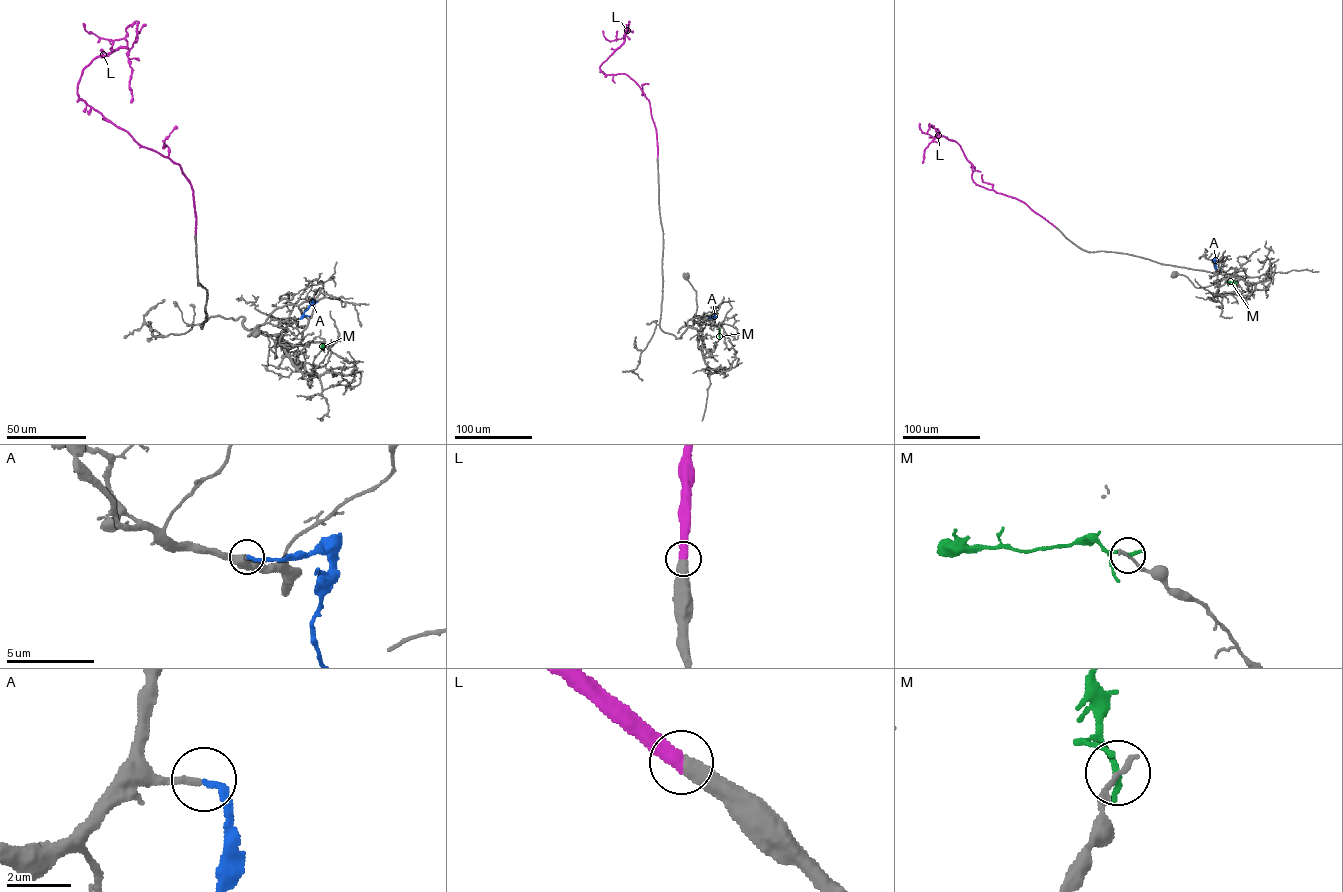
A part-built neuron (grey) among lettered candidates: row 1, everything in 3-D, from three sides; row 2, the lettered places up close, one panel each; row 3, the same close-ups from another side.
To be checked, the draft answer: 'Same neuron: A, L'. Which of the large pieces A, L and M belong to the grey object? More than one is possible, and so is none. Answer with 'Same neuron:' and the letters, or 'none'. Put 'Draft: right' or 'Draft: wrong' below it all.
Same neuron: A, L
Draft: right

